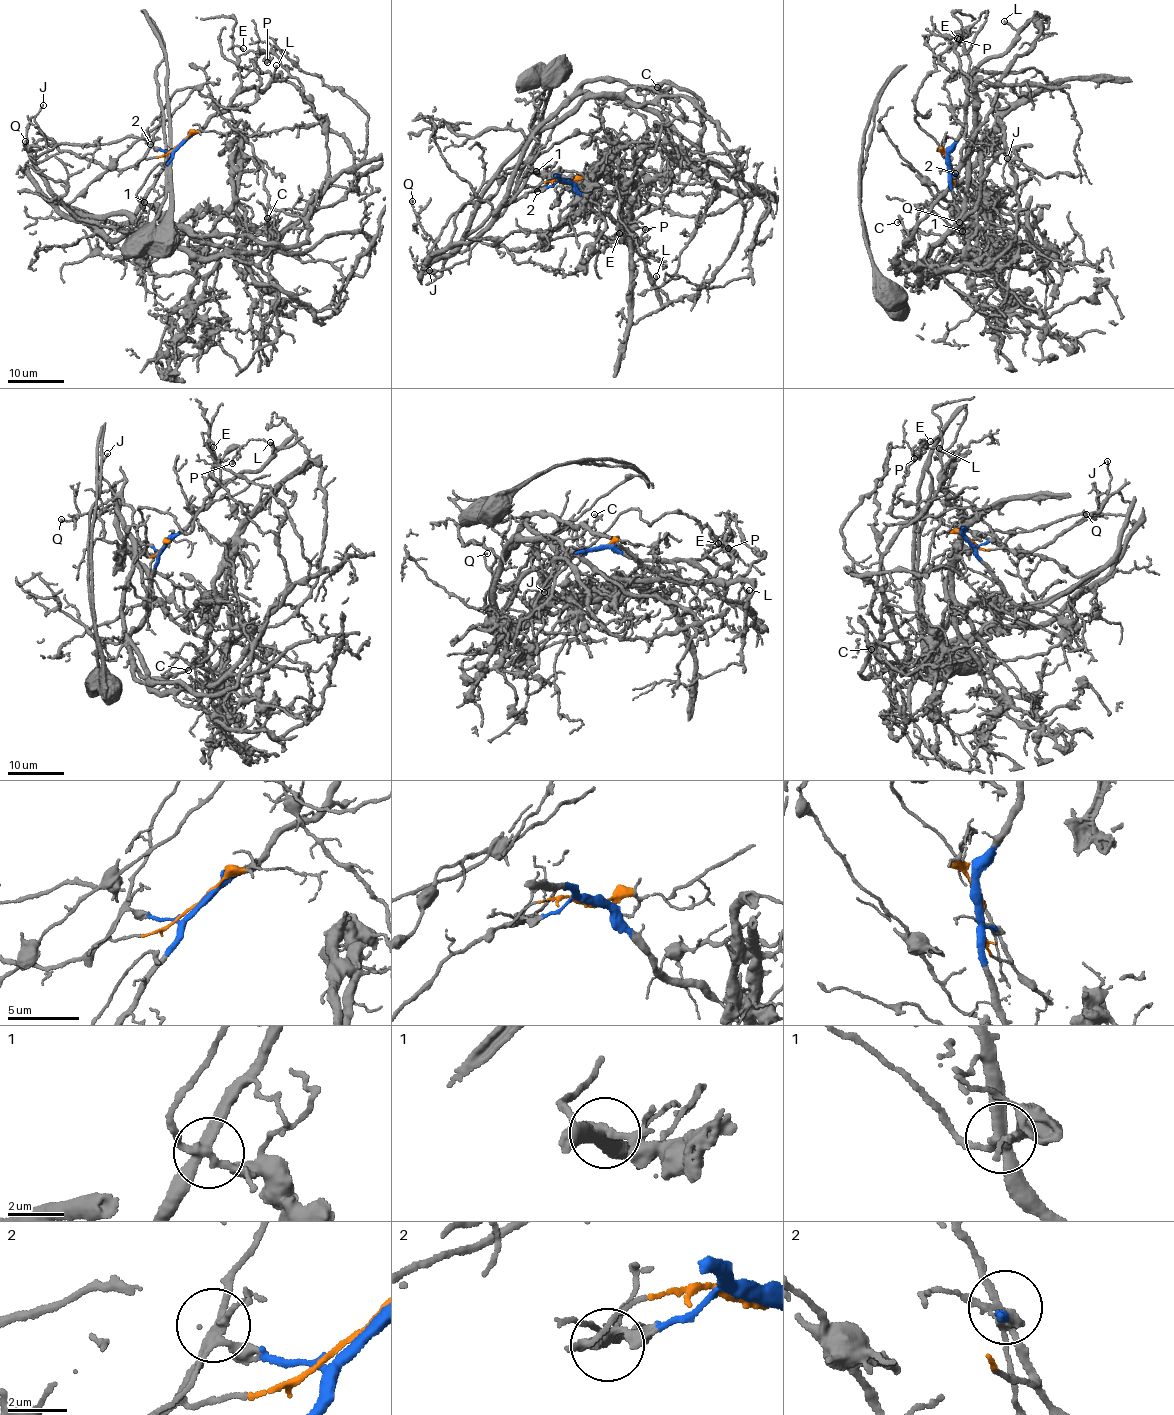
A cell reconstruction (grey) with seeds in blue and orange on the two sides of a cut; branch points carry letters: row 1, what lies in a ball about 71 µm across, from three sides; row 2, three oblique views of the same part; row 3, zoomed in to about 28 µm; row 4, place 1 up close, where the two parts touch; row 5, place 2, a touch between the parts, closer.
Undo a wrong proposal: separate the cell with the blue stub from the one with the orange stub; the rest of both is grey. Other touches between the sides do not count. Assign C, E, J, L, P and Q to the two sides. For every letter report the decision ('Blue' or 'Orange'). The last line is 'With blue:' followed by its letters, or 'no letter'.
C: Blue
E: Blue
J: Orange
L: Blue
P: Orange
Q: Orange
With blue: C, E, L

